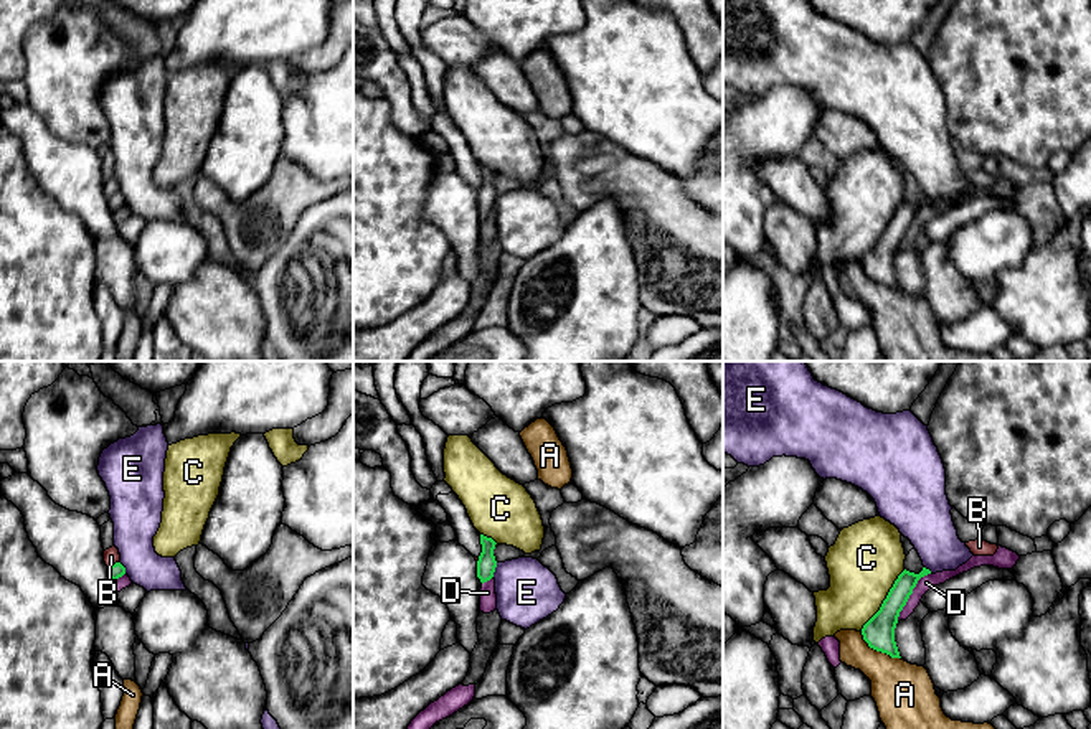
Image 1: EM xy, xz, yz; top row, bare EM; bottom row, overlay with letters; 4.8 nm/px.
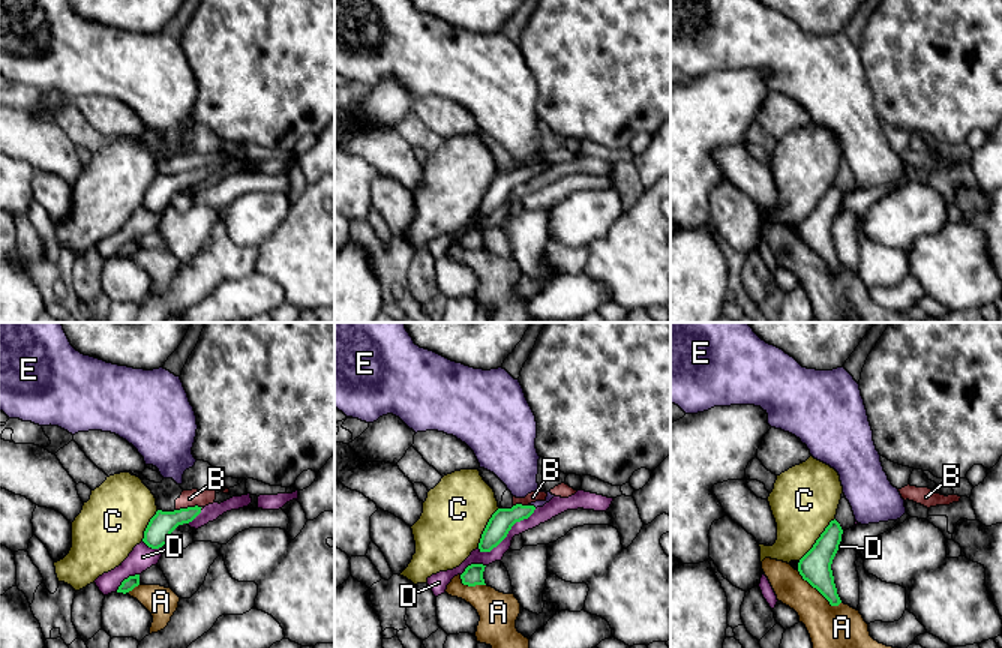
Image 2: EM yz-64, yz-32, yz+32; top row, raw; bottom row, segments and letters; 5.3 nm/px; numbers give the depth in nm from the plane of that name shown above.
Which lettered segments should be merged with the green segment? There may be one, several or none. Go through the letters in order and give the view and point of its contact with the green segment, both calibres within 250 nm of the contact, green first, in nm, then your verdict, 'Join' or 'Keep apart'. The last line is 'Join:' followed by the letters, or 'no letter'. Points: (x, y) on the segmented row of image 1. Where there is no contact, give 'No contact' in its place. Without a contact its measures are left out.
A: Touches green at yz (878, 650). Thickness 160 nm (green) against 300 nm. Keep apart
B: Touches green at xy (113, 564). Thickness 70 nm (green) against 80 nm. Keep apart
C: Touches green at yz (883, 601). Thickness 160 nm (green) against 360 nm. Keep apart
D: Touches green at yz (910, 594). Thickness 160 nm (green) against 70 nm. Keep apart
E: Touches green at xz (494, 569). Thickness 100 nm (green) against 300 nm. Keep apart
Join: no letter

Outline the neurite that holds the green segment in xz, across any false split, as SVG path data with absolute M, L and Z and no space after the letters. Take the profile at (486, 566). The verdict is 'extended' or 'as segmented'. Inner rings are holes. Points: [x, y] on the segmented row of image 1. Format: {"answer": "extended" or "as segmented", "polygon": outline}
{"answer": "as segmented", "polygon": "M480 534L480 544L482 544L482 553L477 561L477 577L484 584L494 577L497 567L497 561L494 556L497 543L492 538Z"}

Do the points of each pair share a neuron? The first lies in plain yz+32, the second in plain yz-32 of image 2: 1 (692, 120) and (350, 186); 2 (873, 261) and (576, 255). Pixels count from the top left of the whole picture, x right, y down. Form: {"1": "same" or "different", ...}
{"1": "same", "2": "different"}

